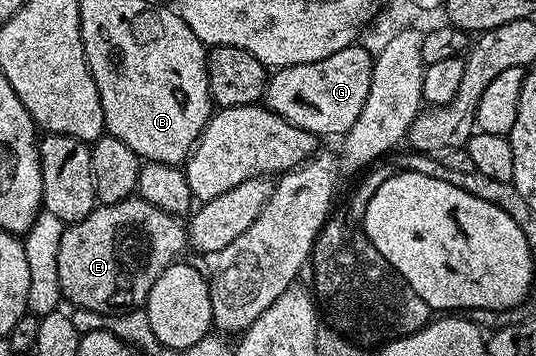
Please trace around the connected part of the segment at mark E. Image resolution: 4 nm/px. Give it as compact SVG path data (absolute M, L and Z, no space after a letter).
M137 196L107 206L95 205L84 220L69 223L61 237L57 274L60 276L63 299L67 303L70 301L71 307L91 310L103 316L145 307L148 292L152 292L152 284L160 272L179 261L185 250L188 250L188 226L179 215L164 212Z

